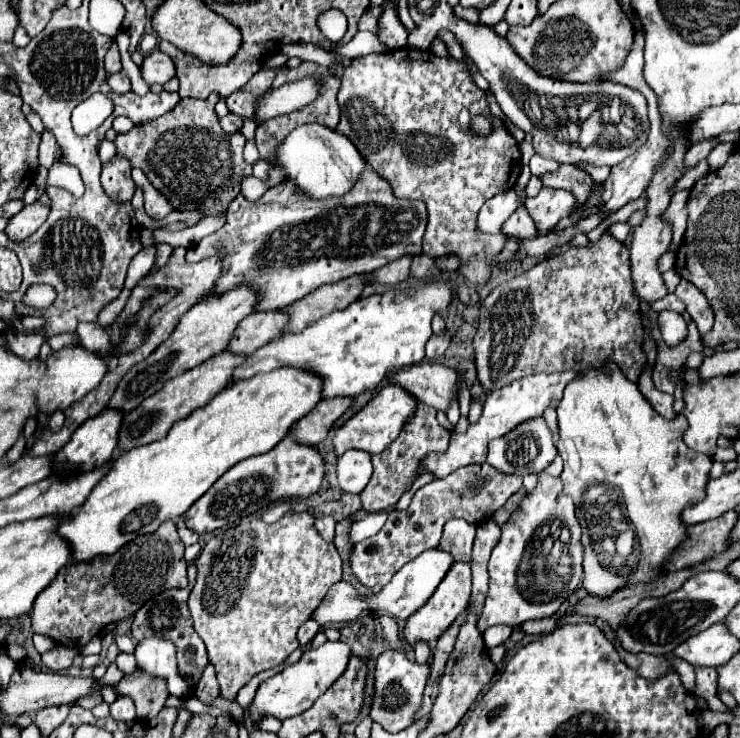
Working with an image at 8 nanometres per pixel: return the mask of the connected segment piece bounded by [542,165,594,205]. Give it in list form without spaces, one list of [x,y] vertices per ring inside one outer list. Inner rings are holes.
[[[560,165],[558,171],[544,175],[542,183],[546,187],[552,187],[552,189],[572,191],[576,195],[578,205],[582,205],[586,201],[586,197],[590,195],[594,179],[586,171],[578,169],[576,165]]]

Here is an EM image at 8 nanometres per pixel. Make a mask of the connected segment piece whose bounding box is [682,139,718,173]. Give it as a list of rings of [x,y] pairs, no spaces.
[[[708,139],[708,141],[704,141],[704,143],[696,145],[696,147],[690,147],[688,153],[684,155],[684,167],[682,167],[682,171],[686,173],[686,171],[690,171],[692,167],[696,167],[702,159],[706,159],[706,155],[712,151],[712,147],[714,147],[716,143],[718,143],[716,139]]]

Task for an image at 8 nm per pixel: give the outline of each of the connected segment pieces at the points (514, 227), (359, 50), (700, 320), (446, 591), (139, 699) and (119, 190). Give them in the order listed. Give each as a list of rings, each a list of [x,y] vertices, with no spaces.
[[[522,203],[514,211],[514,215],[504,223],[502,233],[504,235],[516,235],[520,239],[536,239],[538,237],[538,229],[532,223],[532,217],[528,215],[528,211],[524,209]]]
[[[358,31],[350,42],[341,47],[334,47],[334,51],[353,60],[372,53],[384,53],[388,51],[388,47],[380,43],[375,34],[368,31]]]
[[[682,281],[682,285],[686,285],[686,289],[684,289],[686,301],[684,303],[688,305],[688,313],[694,317],[700,335],[706,335],[714,325],[714,311],[712,311],[708,299],[704,297],[704,293],[700,289],[696,289],[688,281]]]
[[[456,561],[452,563],[448,575],[442,579],[442,583],[438,585],[438,589],[434,591],[432,599],[428,599],[428,603],[416,611],[416,615],[412,615],[412,619],[406,621],[406,629],[404,629],[404,639],[412,645],[418,639],[424,641],[436,641],[448,625],[452,625],[452,621],[468,607],[470,601],[470,591],[472,591],[472,579],[470,579],[470,563],[468,561]]]
[[[134,673],[130,677],[124,677],[120,683],[112,685],[118,695],[132,697],[136,705],[138,719],[152,719],[156,717],[168,699],[168,689],[164,687],[164,679],[152,679],[144,673]]]
[[[114,157],[102,167],[102,187],[112,201],[132,201],[136,193],[136,183],[130,177],[130,169],[130,163],[122,157]]]

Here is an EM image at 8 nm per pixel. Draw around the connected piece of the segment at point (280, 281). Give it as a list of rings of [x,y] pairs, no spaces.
[[[368,171],[368,175],[364,175],[364,179],[360,179],[360,183],[356,183],[356,187],[342,197],[300,199],[300,195],[292,195],[292,187],[288,187],[288,183],[268,189],[254,203],[242,195],[236,195],[228,205],[226,215],[226,225],[220,231],[204,237],[196,247],[188,249],[186,259],[194,263],[210,255],[218,255],[224,263],[224,269],[212,291],[220,293],[240,283],[250,283],[260,291],[260,305],[256,309],[266,311],[272,311],[272,307],[284,309],[304,295],[316,291],[320,285],[336,283],[350,275],[376,271],[404,255],[420,255],[422,237],[428,223],[426,205],[422,201],[396,197],[392,185],[374,171]]]

